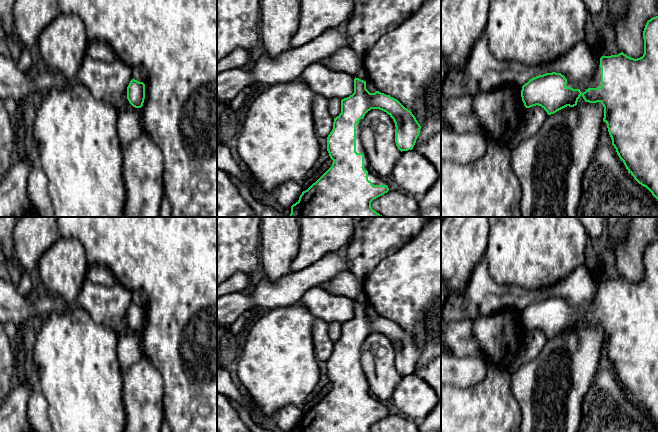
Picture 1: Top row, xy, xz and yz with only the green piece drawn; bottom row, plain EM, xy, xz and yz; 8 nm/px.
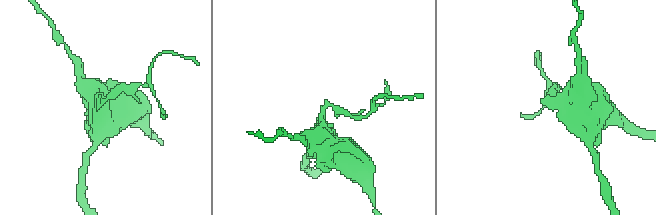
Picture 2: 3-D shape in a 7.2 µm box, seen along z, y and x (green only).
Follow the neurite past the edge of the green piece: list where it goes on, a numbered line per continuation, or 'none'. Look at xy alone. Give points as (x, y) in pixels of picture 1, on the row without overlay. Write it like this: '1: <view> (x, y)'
none

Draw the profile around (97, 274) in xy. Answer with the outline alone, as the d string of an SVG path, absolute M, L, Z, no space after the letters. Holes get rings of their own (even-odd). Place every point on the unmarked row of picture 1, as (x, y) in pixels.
M101 265L89 266L85 278L94 284L105 287L112 287L117 283L112 272L107 267Z

